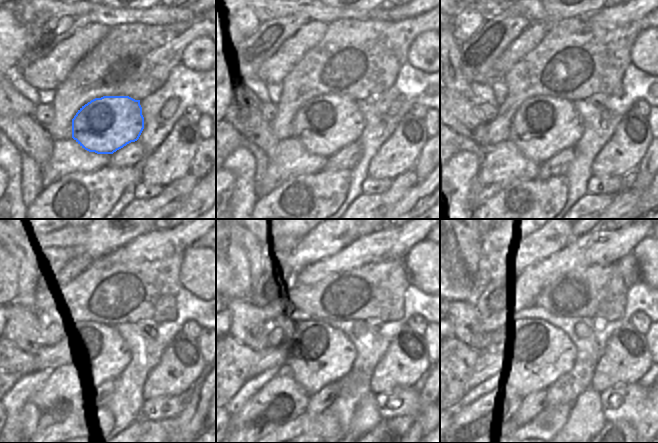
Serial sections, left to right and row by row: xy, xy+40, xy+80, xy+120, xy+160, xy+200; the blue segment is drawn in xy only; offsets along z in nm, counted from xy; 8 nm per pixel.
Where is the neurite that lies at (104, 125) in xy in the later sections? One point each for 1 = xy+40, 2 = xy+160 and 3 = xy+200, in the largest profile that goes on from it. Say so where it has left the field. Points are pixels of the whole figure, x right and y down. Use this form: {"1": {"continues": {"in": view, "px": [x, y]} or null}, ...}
{"1": {"continues": {"in": "xy+40", "px": [325, 125]}}, "2": {"continues": {"in": "xy+160", "px": [306, 358]}}, "3": {"continues": {"in": "xy+200", "px": [531, 365]}}}

